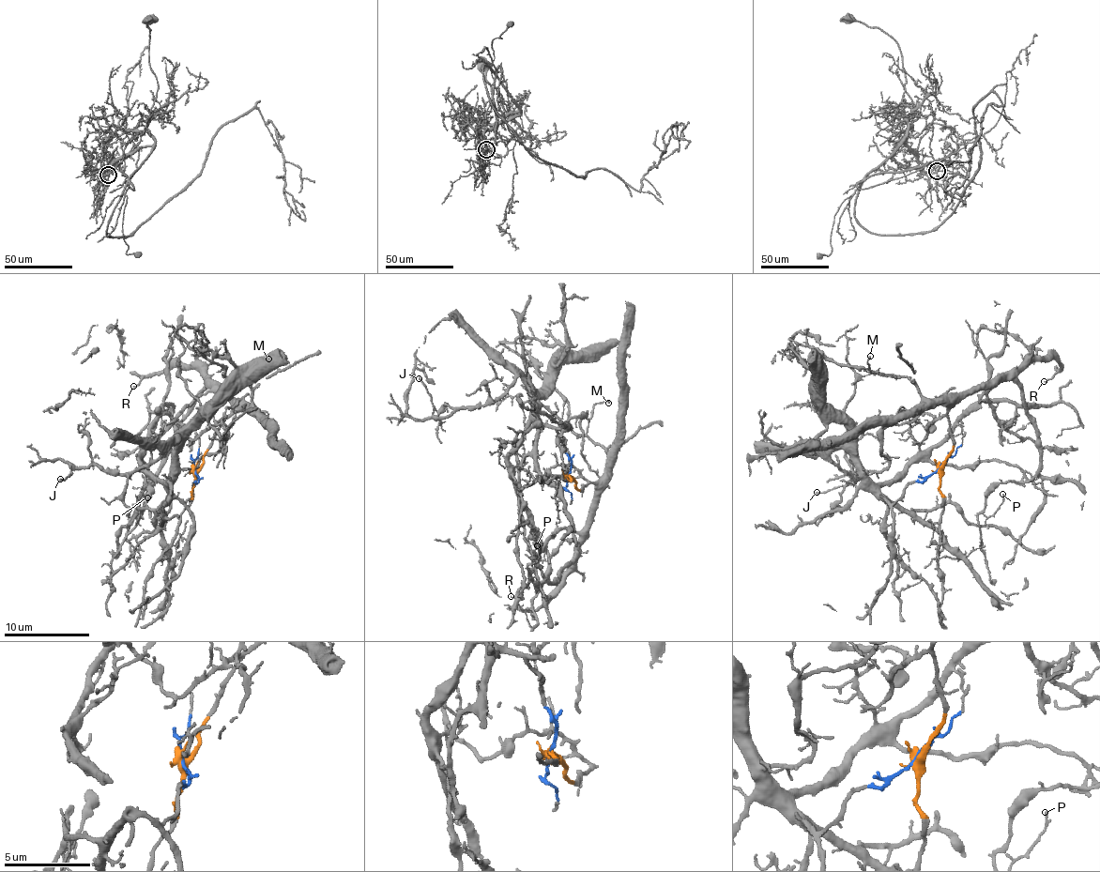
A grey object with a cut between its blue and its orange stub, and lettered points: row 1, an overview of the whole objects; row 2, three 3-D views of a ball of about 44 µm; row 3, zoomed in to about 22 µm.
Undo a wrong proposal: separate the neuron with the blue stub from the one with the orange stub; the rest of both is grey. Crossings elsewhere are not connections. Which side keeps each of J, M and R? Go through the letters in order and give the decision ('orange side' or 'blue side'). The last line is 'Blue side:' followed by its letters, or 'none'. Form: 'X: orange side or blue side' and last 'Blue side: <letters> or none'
J: blue side
M: orange side
R: orange side
Blue side: J

